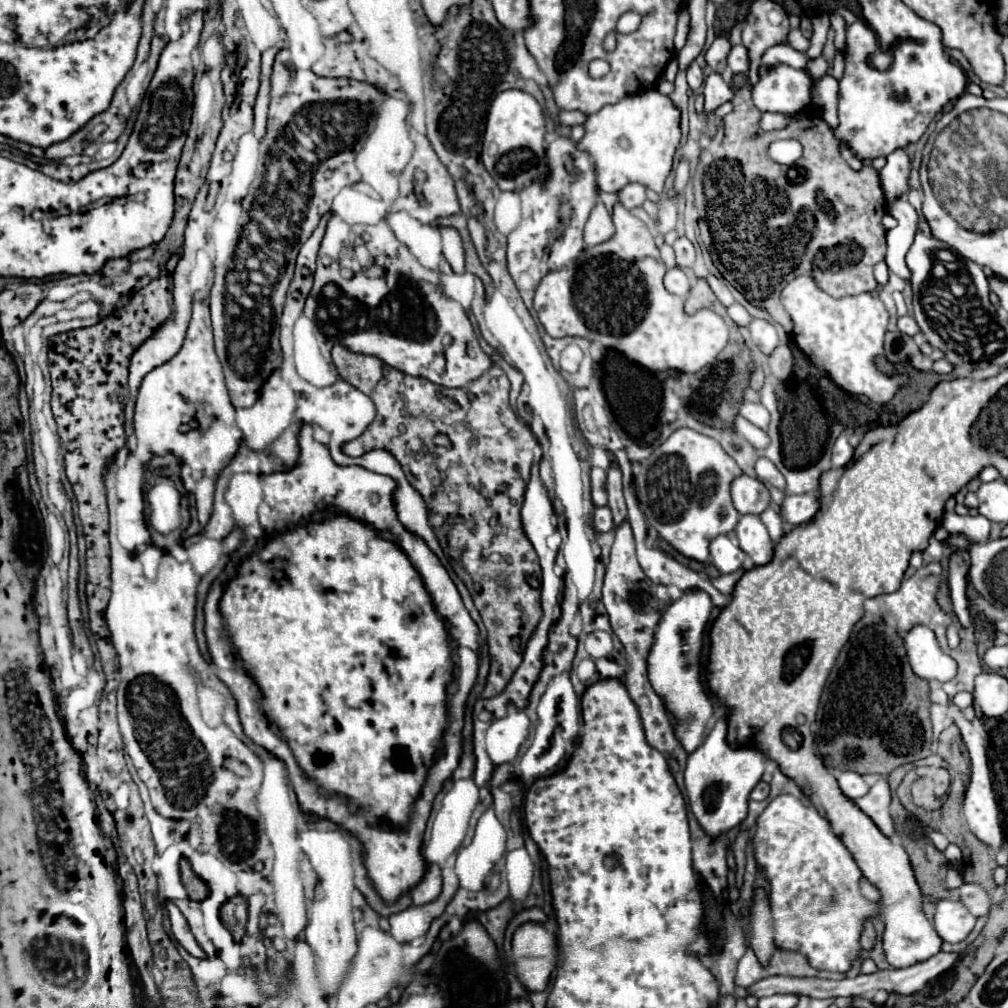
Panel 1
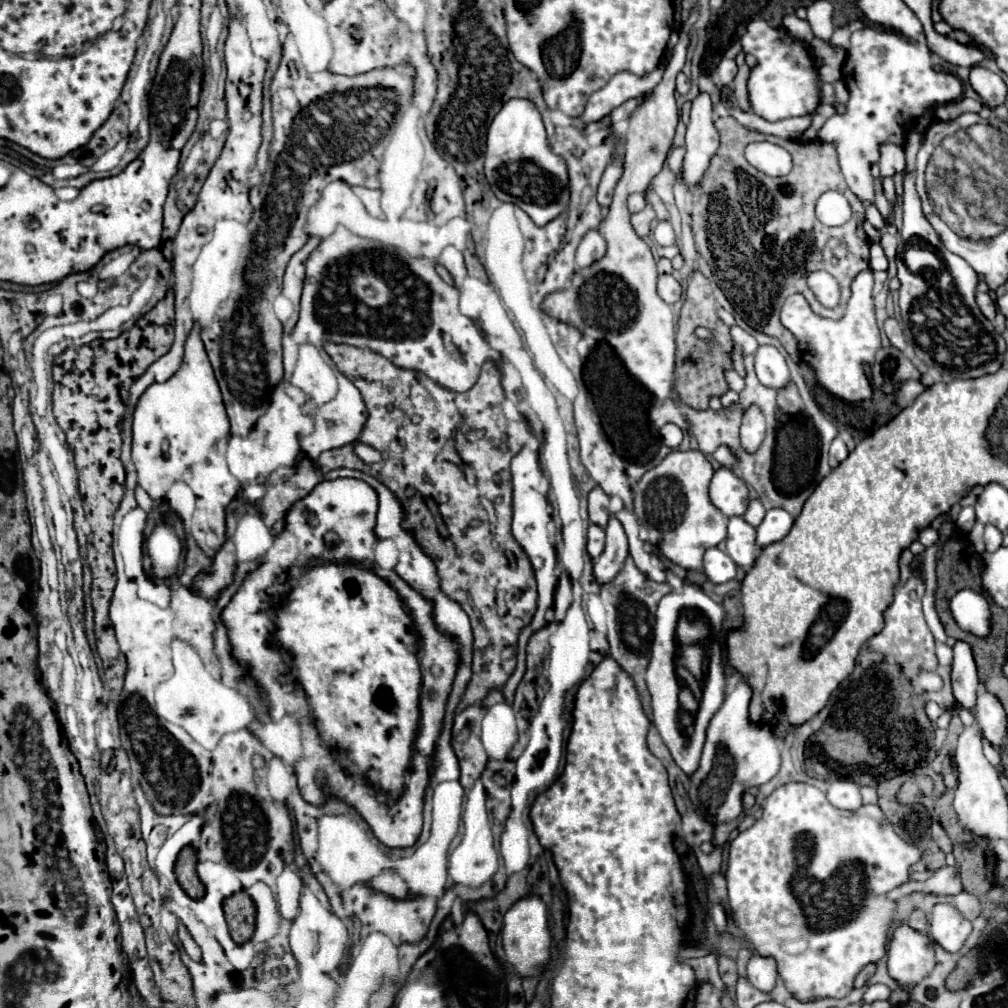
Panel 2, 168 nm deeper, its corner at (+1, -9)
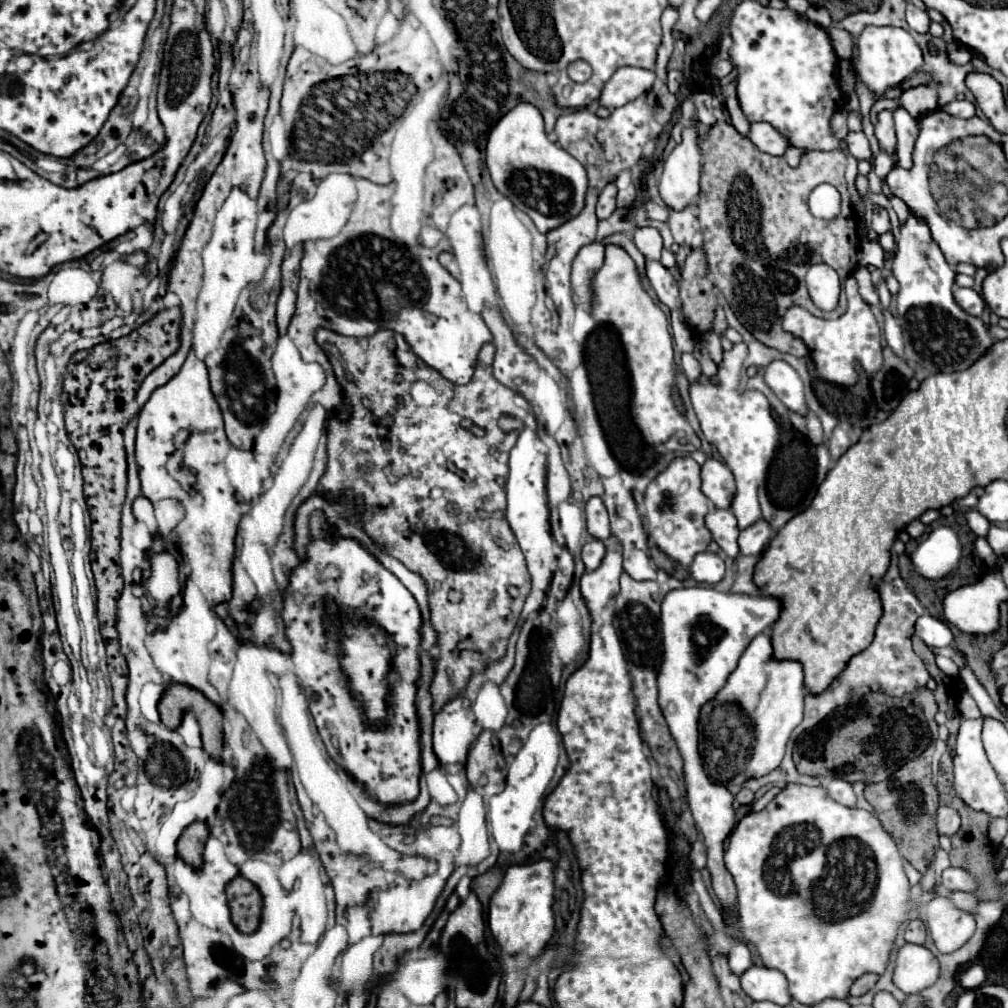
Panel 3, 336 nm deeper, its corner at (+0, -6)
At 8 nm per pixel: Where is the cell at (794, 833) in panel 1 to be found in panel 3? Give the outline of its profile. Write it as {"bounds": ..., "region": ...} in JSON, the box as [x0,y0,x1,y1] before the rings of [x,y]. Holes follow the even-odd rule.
{"bounds":[723,783,911,1005],"region":[[[787,783],[783,791],[779,791],[769,805],[759,813],[747,813],[737,827],[731,831],[725,847],[725,867],[735,879],[737,885],[737,901],[739,901],[739,919],[731,921],[727,911],[723,911],[723,917],[731,925],[739,925],[743,937],[747,943],[755,945],[761,961],[765,967],[779,969],[789,983],[789,993],[795,1001],[805,1005],[817,1005],[825,999],[845,999],[849,997],[849,987],[857,977],[863,973],[877,973],[881,975],[887,969],[891,947],[897,937],[897,929],[903,921],[909,921],[911,911],[911,899],[909,899],[909,881],[903,869],[903,857],[899,853],[897,841],[893,841],[893,835],[887,833],[881,825],[881,821],[871,813],[863,809],[849,809],[833,801],[823,787],[811,787],[811,785],[799,785],[799,783]]]}

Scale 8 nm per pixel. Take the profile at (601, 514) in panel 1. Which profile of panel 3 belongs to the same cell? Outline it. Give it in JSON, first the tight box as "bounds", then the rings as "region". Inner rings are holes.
{"bounds":[583,539,605,571],"region":[[[589,539],[585,545],[583,545],[583,563],[587,567],[587,571],[593,571],[601,565],[603,557],[605,557],[605,543],[603,541],[597,541],[597,539]]]}

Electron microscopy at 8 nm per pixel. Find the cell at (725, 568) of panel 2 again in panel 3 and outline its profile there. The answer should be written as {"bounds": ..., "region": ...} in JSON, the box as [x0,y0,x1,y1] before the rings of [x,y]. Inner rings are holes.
{"bounds":[689,551,725,583],"region":[[[703,551],[695,555],[693,563],[689,565],[689,573],[699,583],[719,583],[725,577],[725,561],[711,551]]]}

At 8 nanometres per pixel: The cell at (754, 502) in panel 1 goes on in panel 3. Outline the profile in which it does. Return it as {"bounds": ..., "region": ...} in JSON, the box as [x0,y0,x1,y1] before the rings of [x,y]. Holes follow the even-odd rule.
{"bounds":[701,457,735,509],"region":[[[713,457],[707,459],[707,463],[701,467],[701,491],[713,501],[717,509],[729,509],[735,493],[735,481],[733,473],[729,473],[729,467]]]}

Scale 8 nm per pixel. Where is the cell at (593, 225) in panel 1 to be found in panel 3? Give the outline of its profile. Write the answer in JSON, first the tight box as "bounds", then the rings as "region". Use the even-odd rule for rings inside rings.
{"bounds":[571,243,605,311],"region":[[[589,243],[581,247],[573,261],[573,271],[571,271],[571,285],[573,285],[573,295],[575,295],[575,305],[583,311],[589,311],[589,299],[591,299],[591,277],[601,269],[605,257],[605,245],[603,243]]]}

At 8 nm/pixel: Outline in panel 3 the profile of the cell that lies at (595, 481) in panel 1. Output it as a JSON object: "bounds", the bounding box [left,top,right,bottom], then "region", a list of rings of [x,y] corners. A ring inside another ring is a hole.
{"bounds":[585,497,611,541],"region":[[[591,497],[587,501],[585,515],[587,515],[587,529],[589,529],[591,537],[603,541],[603,539],[607,539],[611,535],[609,515],[607,515],[607,509],[605,509],[601,497]]]}

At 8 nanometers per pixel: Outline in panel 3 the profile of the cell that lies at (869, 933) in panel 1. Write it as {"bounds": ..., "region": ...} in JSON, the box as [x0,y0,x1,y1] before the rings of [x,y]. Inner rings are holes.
{"bounds":[851,973,877,995],"region":[[[865,973],[865,975],[861,975],[855,983],[853,983],[853,987],[851,987],[851,995],[863,995],[863,993],[867,993],[875,983],[877,983],[877,975],[875,973]]]}

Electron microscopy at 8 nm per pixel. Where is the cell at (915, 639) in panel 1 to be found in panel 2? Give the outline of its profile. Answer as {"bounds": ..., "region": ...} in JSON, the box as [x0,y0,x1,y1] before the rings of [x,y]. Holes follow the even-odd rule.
{"bounds":[918,672,942,690],"region":[[[920,672],[918,684],[922,690],[940,690],[942,688],[942,678],[936,672]]]}

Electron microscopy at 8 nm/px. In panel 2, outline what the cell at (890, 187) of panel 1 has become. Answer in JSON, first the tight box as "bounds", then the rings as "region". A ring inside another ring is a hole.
{"bounds":[878,142,906,178],"region":[[[890,142],[882,144],[880,146],[880,160],[878,160],[878,164],[880,164],[882,178],[884,176],[894,176],[896,172],[902,172],[906,168],[902,146],[890,144]]]}

